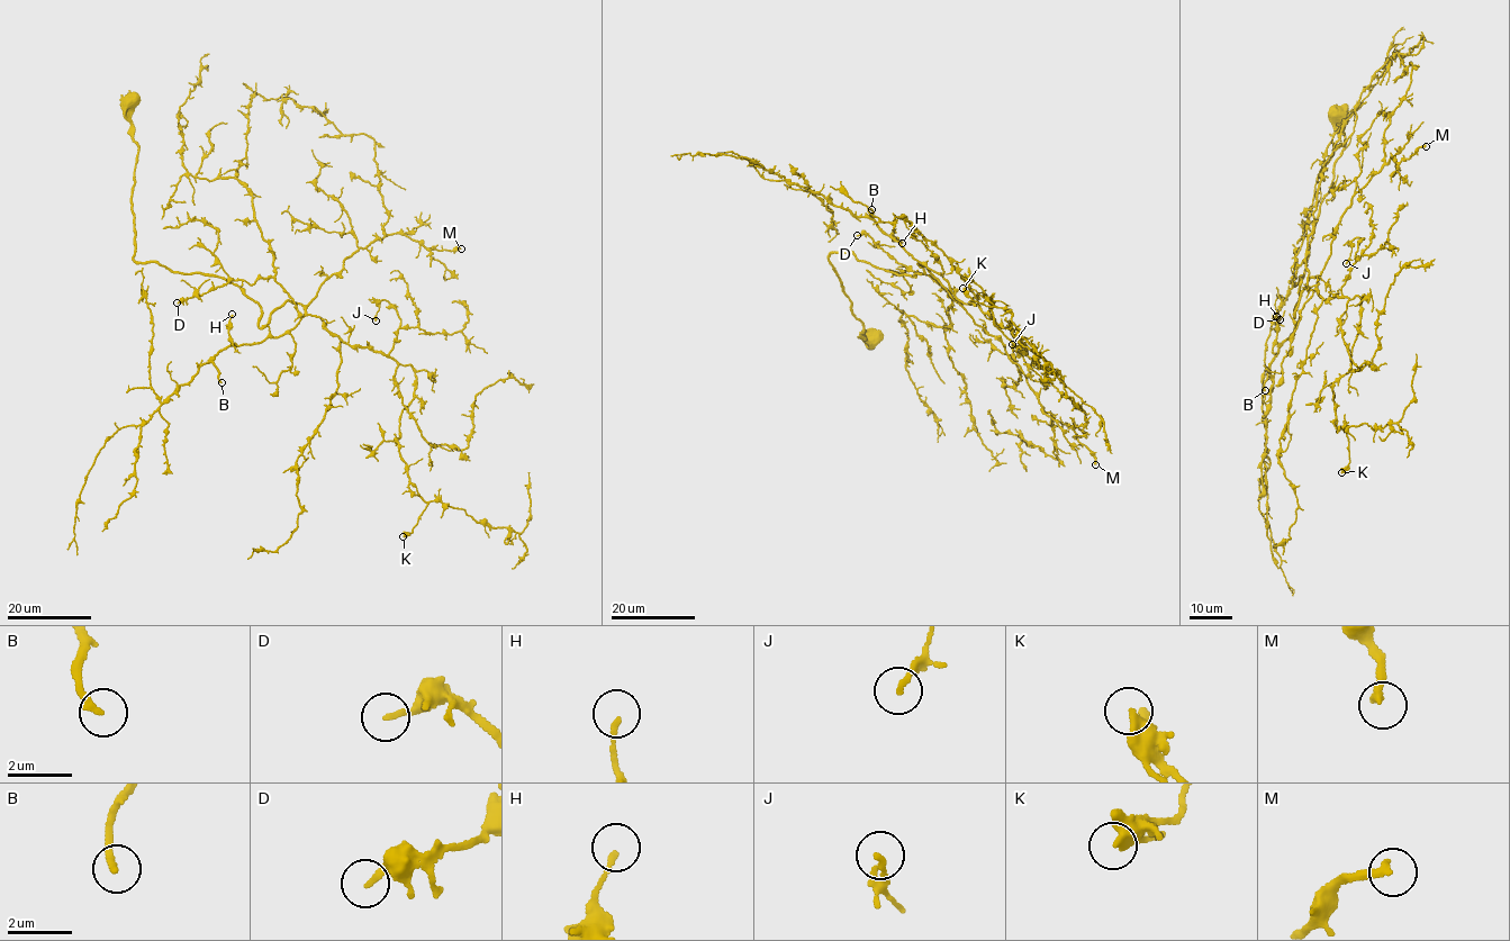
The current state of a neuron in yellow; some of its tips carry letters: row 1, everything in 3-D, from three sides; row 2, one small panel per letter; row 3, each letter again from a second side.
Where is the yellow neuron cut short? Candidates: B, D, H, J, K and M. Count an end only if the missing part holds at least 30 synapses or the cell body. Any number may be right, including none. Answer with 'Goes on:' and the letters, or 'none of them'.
Goes on: B, M

